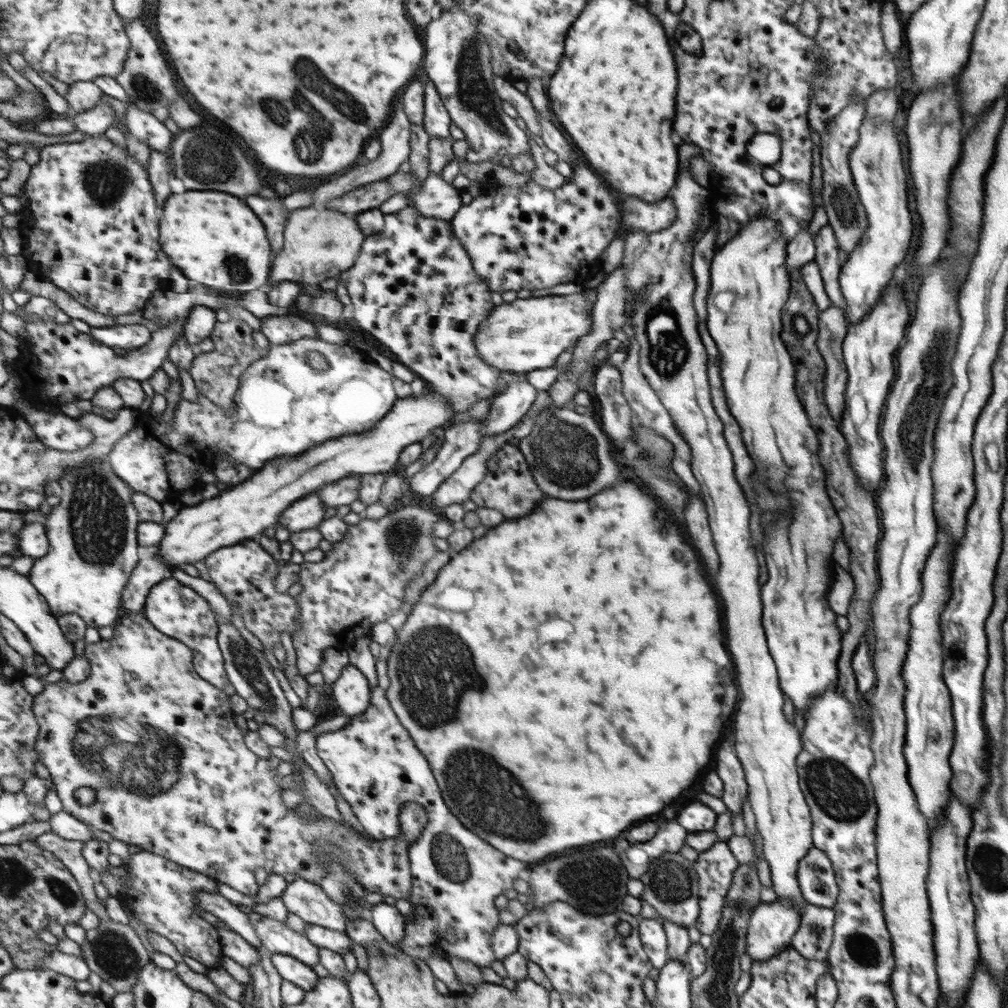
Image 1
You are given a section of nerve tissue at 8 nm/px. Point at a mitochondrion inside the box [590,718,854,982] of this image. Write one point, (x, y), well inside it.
(671, 883)

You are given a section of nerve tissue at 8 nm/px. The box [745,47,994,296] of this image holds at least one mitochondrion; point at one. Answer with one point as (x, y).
(844, 210)

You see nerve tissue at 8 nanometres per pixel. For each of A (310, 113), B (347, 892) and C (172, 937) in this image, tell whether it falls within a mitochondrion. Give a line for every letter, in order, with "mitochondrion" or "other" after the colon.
A: mitochondrion
B: mitochondrion
C: other

